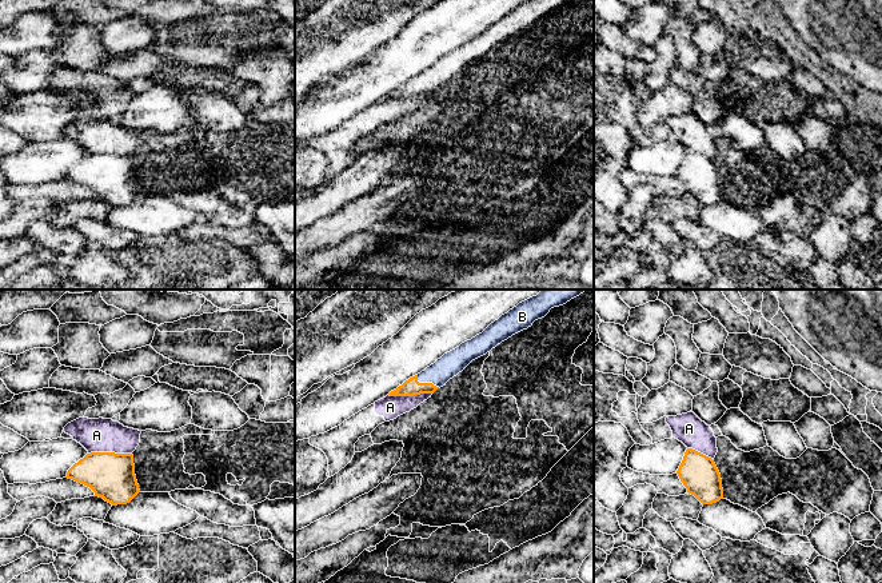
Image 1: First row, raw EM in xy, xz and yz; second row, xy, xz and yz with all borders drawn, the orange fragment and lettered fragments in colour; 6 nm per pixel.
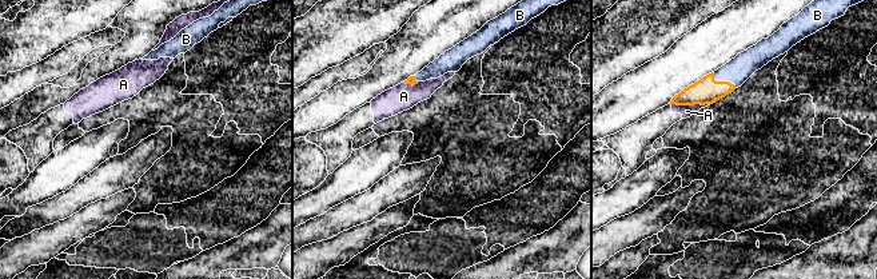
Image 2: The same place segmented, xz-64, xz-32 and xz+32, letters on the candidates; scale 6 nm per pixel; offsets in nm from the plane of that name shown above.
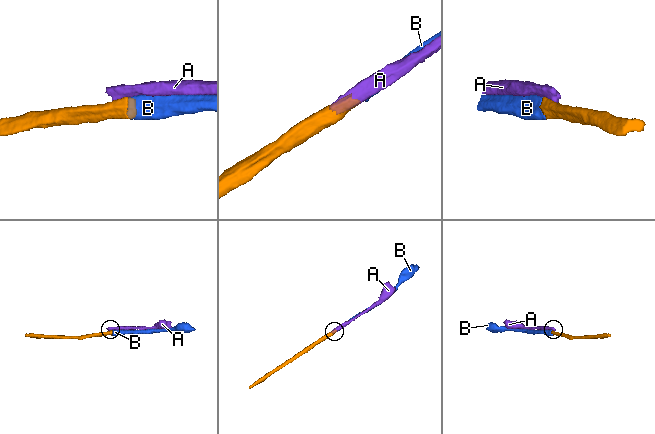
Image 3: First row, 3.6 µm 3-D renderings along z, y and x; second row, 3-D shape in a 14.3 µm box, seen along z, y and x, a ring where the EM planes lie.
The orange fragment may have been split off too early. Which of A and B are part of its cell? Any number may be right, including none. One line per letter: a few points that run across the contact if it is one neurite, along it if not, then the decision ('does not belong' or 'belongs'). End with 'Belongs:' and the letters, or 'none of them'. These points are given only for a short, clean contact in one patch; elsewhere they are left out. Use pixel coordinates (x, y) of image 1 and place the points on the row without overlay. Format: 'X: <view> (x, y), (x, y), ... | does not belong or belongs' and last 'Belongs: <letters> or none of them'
A: xy (131, 154), (88, 155) | does not belong
B: xz (410, 88), (426, 84), (450, 66) | belongs
Belongs: B

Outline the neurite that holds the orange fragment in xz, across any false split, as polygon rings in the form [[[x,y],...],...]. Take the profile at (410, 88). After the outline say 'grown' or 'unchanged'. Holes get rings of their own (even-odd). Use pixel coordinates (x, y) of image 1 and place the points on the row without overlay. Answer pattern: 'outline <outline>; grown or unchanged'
outline [[[527,0],[491,24],[482,35],[444,55],[420,75],[410,79],[390,97],[414,97],[434,95],[438,89],[462,73],[472,61],[486,56],[512,36],[527,31],[538,20],[544,19],[551,9],[571,0]]]; grown

